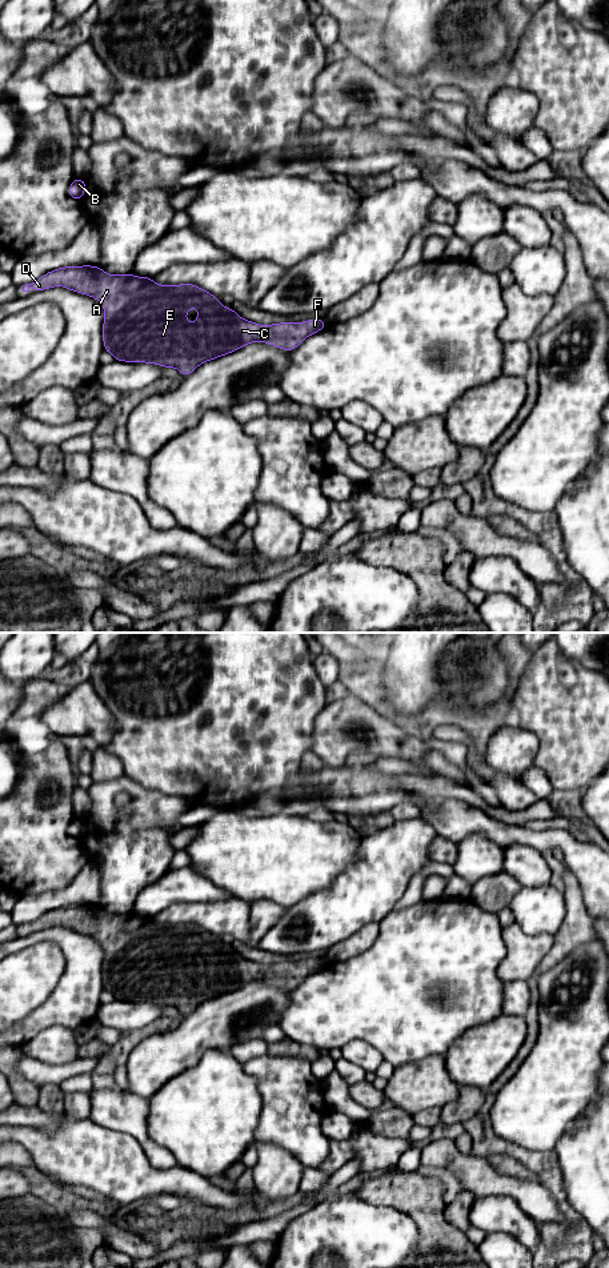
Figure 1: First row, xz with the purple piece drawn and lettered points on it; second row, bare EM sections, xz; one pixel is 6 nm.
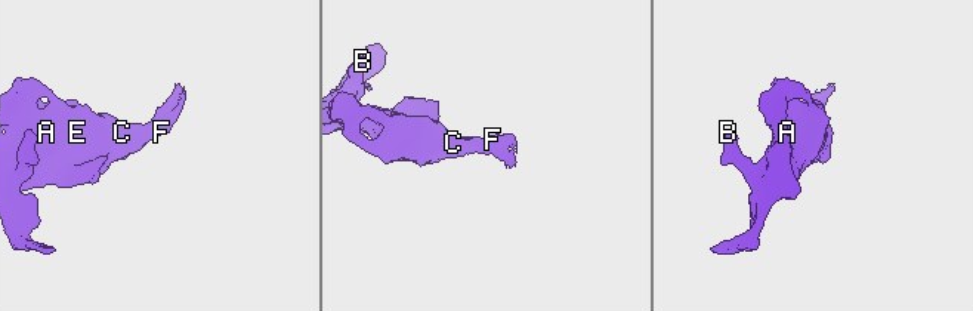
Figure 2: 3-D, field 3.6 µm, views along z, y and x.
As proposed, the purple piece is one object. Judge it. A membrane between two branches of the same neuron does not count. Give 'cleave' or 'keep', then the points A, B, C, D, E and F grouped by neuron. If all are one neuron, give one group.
keep; A B C D E F

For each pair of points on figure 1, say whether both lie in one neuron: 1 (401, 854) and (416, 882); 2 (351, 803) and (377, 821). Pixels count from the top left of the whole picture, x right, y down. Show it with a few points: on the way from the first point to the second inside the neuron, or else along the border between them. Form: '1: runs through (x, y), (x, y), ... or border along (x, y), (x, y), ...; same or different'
1: border along (431, 859), (412, 878), (404, 894), (396, 902); different
2: border along (389, 811), (348, 815); different

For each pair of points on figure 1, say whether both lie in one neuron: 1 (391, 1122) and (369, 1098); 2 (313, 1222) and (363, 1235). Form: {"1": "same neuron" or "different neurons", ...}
{"1": "same neuron", "2": "same neuron"}

